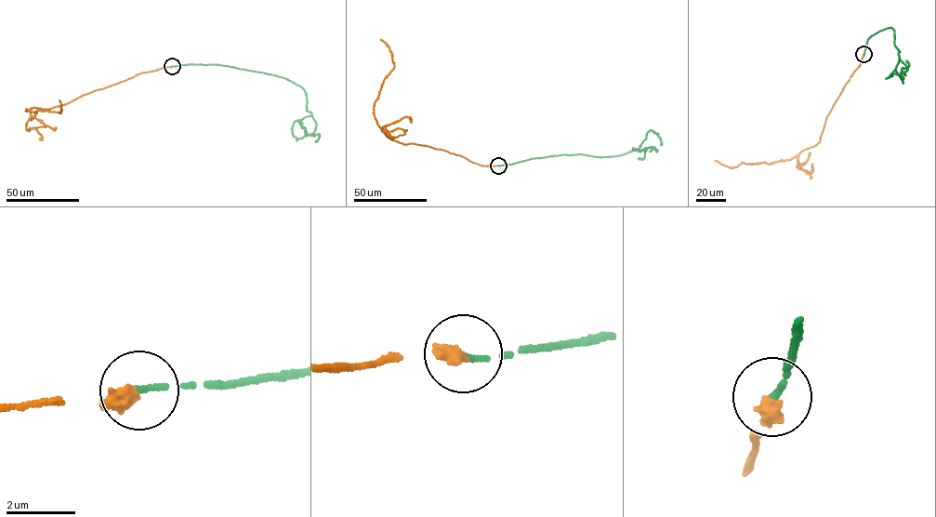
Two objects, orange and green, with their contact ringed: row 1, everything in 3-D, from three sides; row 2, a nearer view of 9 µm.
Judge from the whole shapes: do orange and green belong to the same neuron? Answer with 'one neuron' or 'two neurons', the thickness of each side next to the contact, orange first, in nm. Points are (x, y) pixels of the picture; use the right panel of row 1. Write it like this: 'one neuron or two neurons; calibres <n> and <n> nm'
one neuron; calibres 400 and 160 nm

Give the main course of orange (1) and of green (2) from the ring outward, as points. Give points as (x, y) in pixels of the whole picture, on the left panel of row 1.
1: (172, 66), (139, 73), (60, 105), (26, 110), (61, 110), (60, 112), (59, 99)
2: (172, 66), (286, 78), (303, 88), (311, 113), (294, 122), (301, 138), (298, 120)

